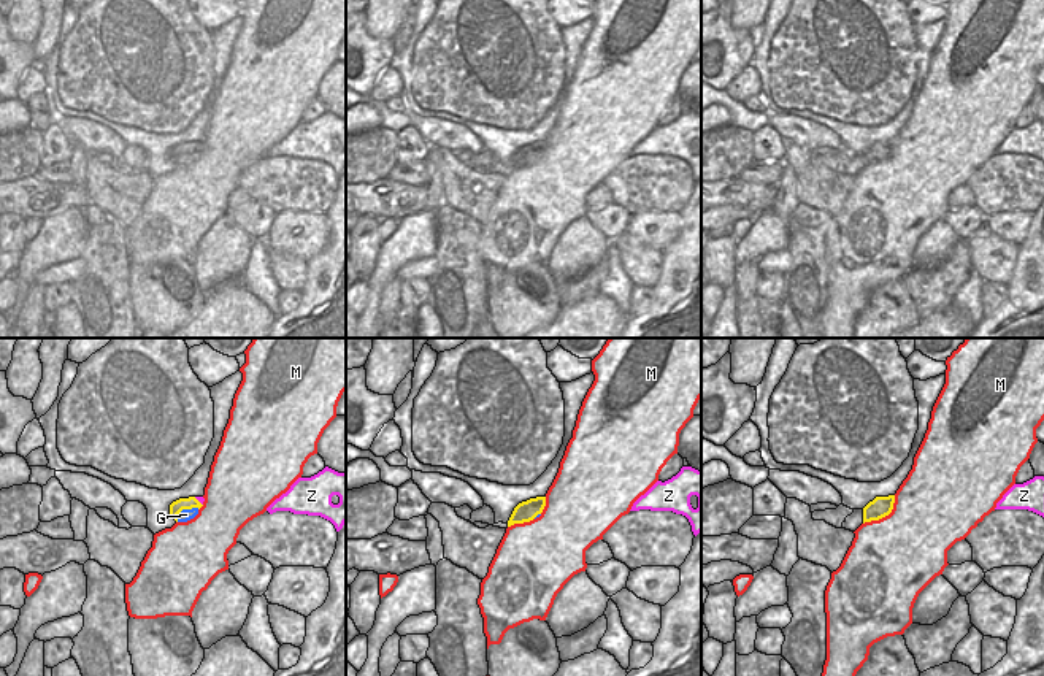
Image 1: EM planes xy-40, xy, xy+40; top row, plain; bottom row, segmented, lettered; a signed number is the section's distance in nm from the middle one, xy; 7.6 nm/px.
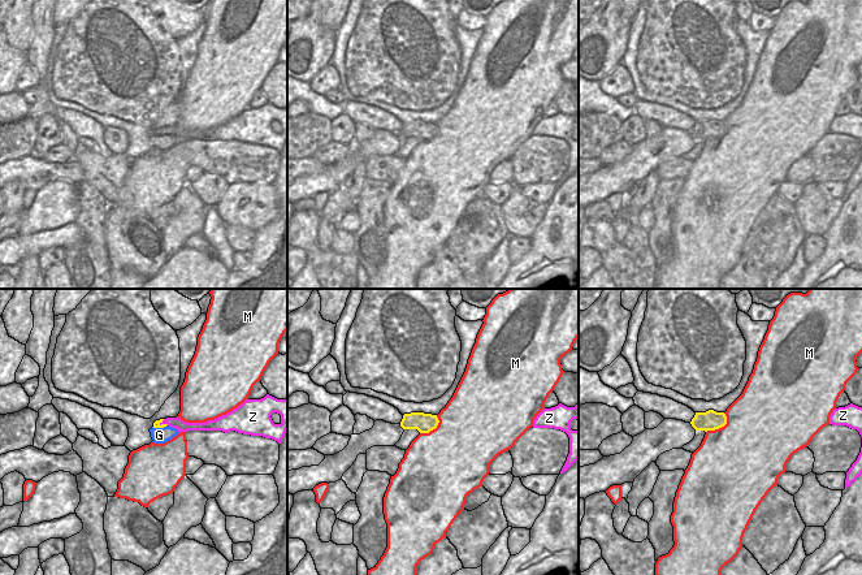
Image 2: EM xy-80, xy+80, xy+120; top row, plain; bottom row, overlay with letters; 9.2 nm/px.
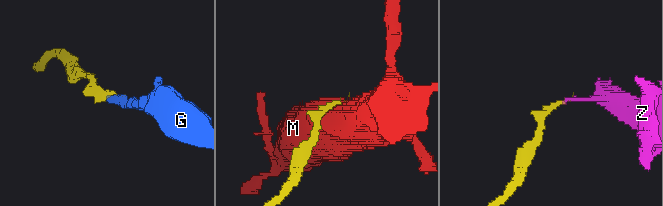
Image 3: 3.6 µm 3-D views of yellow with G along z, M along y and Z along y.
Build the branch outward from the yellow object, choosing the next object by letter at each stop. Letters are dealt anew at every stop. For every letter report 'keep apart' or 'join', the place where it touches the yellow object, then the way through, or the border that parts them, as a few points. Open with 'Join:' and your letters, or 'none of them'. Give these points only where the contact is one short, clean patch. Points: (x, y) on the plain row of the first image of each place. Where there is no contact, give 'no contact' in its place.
Join: G
G: join; meets yellow in xy-40 at (184, 153); runs through xy-40 (176, 151), (184, 153), (186, 159)
M: keep apart; meets yellow in xy+40 at (884, 161)
Z: keep apart; meets yellow in xy-40 at (199, 146); border along xy-40 (194, 142), (202, 149)

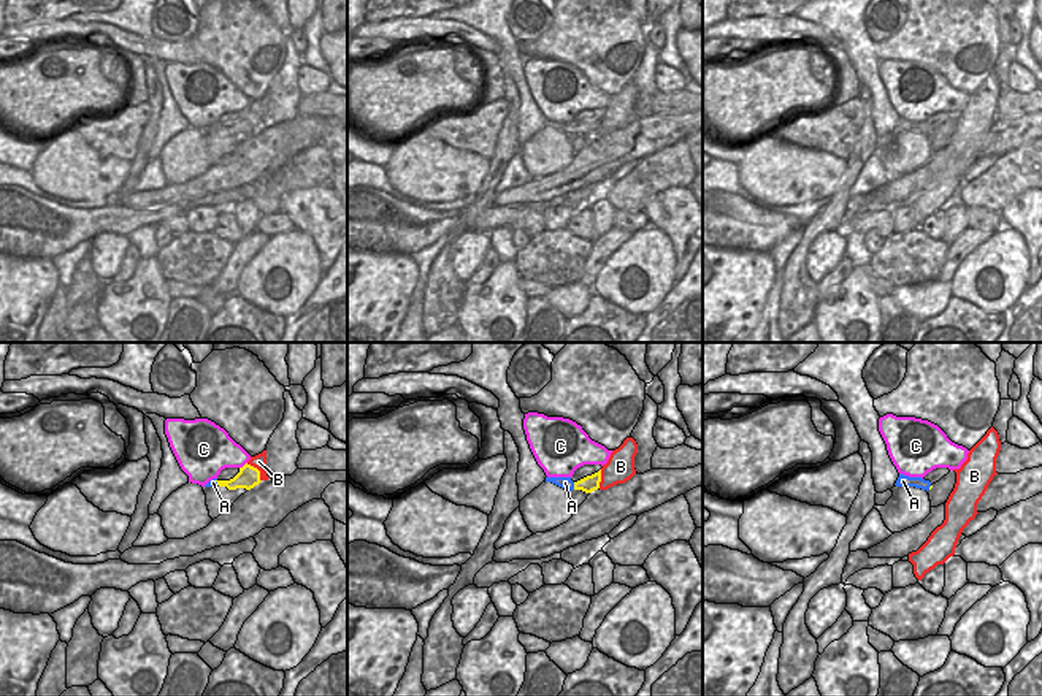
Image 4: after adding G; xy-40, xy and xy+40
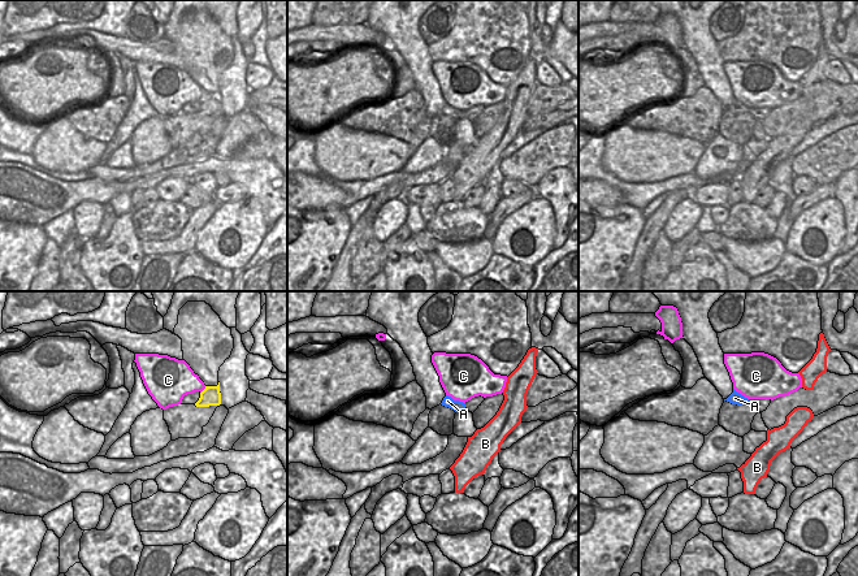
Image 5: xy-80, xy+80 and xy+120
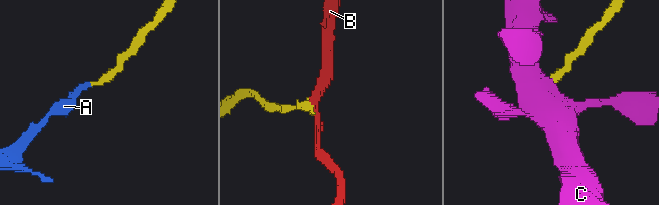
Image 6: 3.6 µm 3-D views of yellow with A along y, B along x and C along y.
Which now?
Join: A
A: join; meets yellow in xy at (574, 130); runs through xy (589, 129), (574, 130), (565, 127)
B: keep apart; meets yellow in xy-40 at (257, 114); border along xy-40 (246, 108), (259, 116), (260, 126)
C: keep apart; meets yellow in xy-40 at (245, 110); border along xy-40 (246, 107), (240, 113)

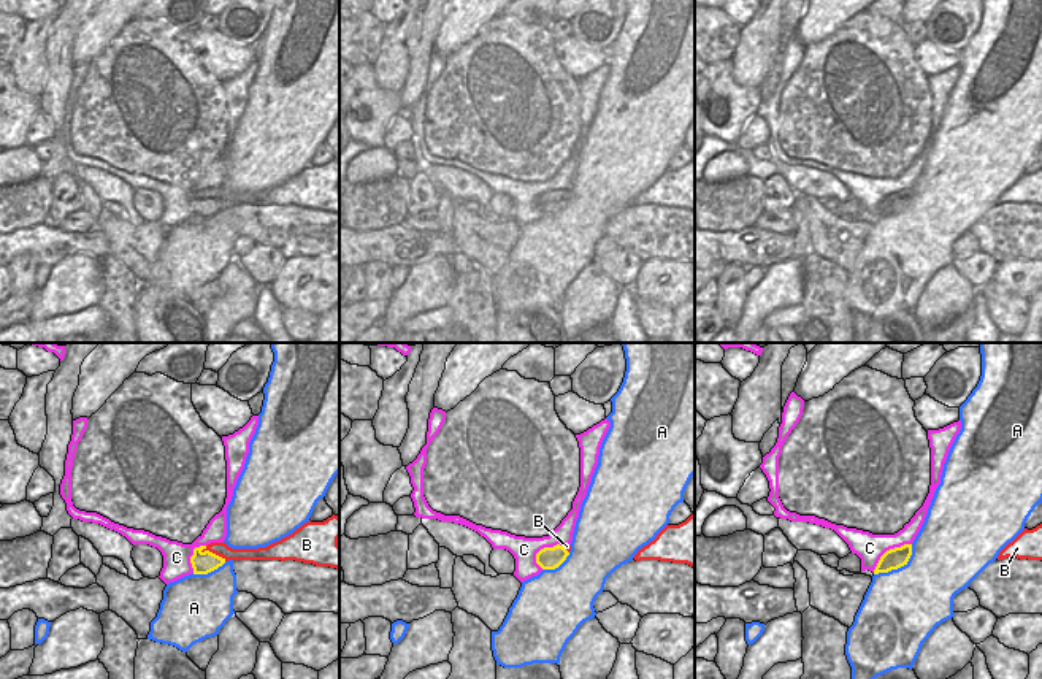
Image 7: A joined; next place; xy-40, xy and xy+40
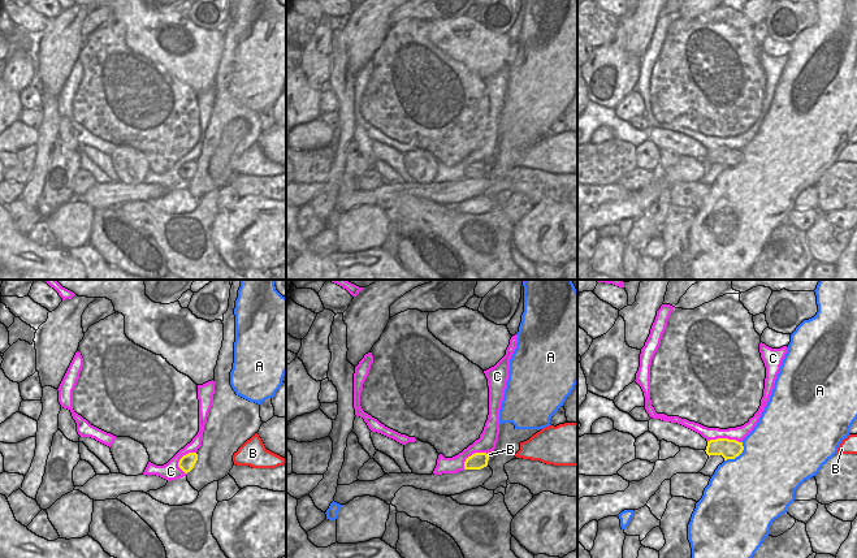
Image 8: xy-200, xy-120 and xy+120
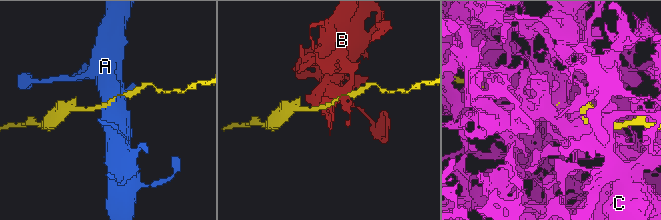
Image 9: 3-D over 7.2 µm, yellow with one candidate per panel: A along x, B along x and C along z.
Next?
Join: none of them
A: keep apart; meets yellow in xy+40 at (898, 211)
B: keep apart; meets yellow in xy-40 at (213, 199); border along xy-40 (200, 195), (210, 195), (226, 205)
C: keep apart; meets yellow in xy+40 at (890, 194)

